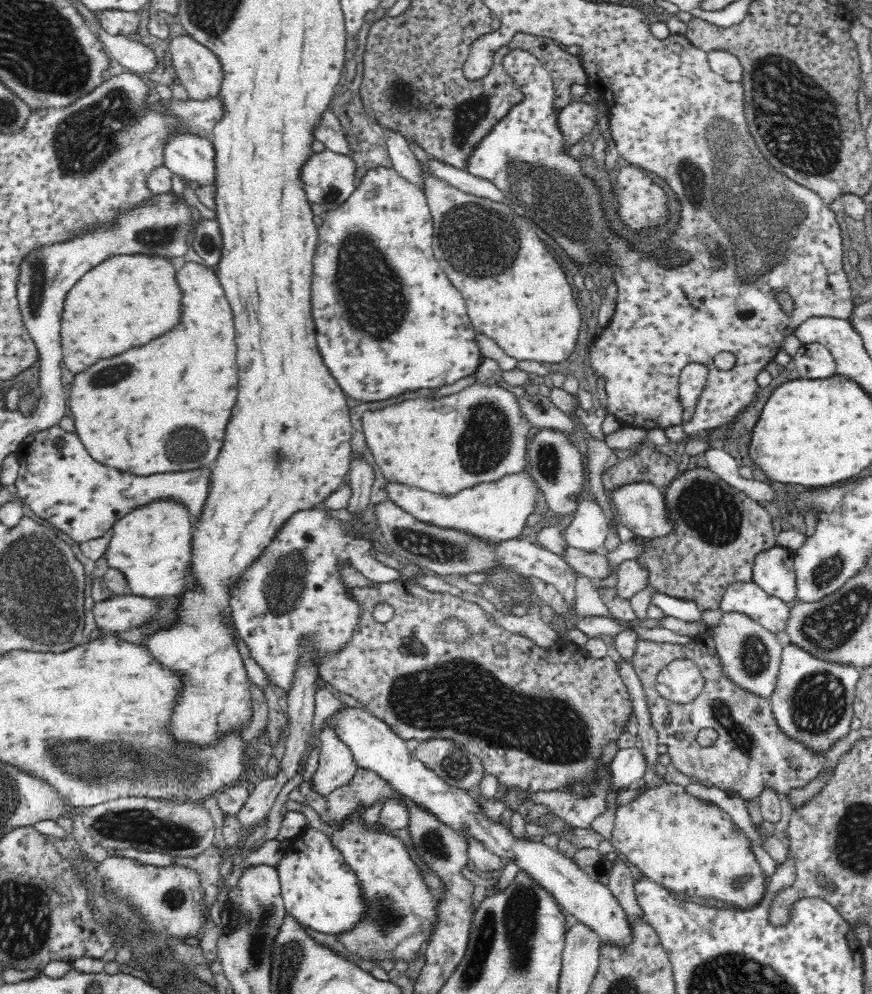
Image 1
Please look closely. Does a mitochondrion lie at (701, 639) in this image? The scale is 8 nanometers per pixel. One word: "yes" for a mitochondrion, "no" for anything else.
no

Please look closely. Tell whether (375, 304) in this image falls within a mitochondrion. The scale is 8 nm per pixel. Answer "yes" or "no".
yes

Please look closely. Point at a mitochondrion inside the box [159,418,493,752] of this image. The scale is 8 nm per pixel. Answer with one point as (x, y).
(285, 583)

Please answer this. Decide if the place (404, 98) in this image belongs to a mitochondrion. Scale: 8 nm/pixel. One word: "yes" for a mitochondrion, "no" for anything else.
yes

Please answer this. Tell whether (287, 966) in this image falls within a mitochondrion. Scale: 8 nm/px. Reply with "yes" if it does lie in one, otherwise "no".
yes

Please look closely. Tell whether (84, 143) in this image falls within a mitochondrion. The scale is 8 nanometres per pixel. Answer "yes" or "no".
yes

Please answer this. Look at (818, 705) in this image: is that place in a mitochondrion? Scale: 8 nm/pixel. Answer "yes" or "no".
yes

